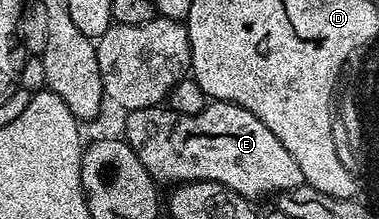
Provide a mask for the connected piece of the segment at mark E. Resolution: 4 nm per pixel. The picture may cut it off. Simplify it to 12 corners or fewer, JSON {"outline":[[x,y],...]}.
{"outline":[[249,109],[126,112],[156,184],[217,181],[259,201],[304,186]]}

